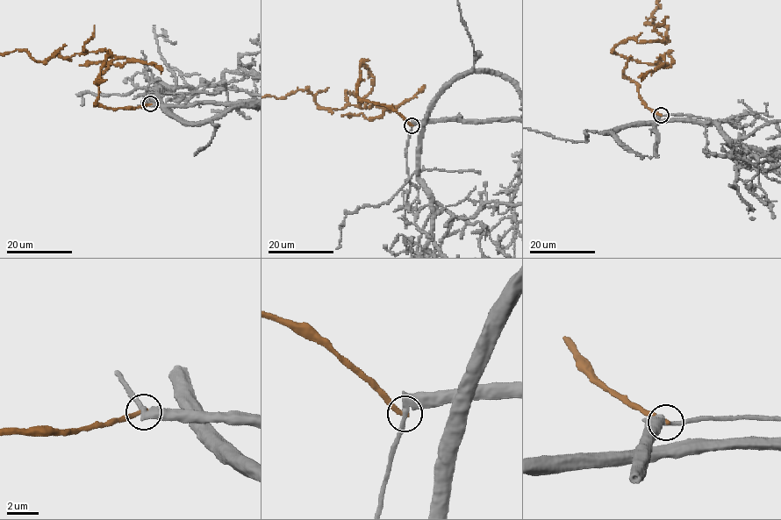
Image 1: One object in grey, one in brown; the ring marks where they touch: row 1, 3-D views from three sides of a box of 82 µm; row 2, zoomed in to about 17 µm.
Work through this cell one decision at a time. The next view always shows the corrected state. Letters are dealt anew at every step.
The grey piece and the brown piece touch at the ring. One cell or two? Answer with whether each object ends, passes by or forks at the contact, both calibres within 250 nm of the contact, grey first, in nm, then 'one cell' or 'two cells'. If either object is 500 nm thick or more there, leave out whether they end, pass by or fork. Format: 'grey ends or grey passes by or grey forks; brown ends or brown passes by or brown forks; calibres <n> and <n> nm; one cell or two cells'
grey passes by; brown ends; calibres 380 and 280 nm; two cells

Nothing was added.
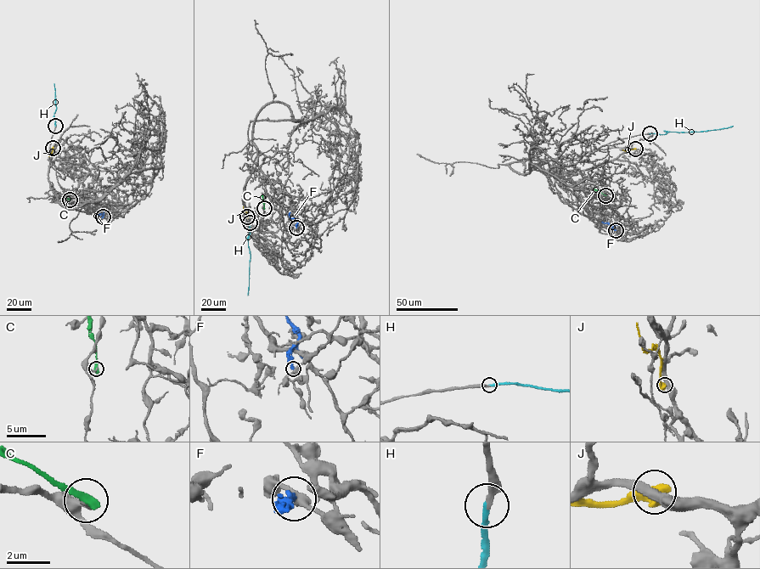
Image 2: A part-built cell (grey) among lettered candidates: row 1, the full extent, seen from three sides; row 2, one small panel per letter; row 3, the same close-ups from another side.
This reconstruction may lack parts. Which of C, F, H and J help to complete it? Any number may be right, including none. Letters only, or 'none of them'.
H

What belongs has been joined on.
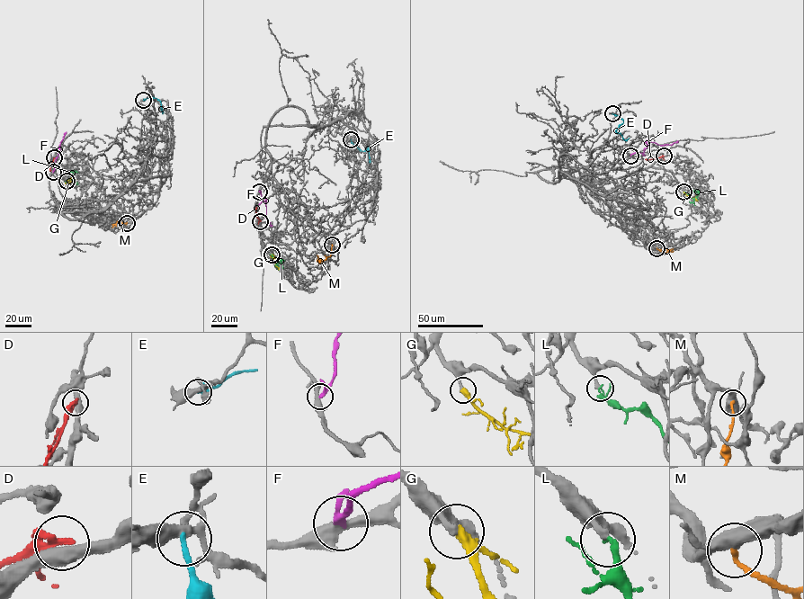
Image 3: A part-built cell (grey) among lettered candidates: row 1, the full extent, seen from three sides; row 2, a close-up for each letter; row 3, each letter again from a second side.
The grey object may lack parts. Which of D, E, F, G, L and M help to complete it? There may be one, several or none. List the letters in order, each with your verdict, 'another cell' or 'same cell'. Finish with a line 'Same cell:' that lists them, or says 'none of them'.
D: another cell
E: another cell
F: another cell
G: another cell
L: another cell
M: another cell
Same cell: none of them

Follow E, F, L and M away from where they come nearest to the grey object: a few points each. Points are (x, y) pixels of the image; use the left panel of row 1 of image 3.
E: (143, 100), (156, 98), (162, 113), (162, 109)
F: (53, 172), (66, 132)
L: (66, 181), (71, 181), (70, 173), (79, 173)
M: (127, 223), (117, 221), (111, 227)

